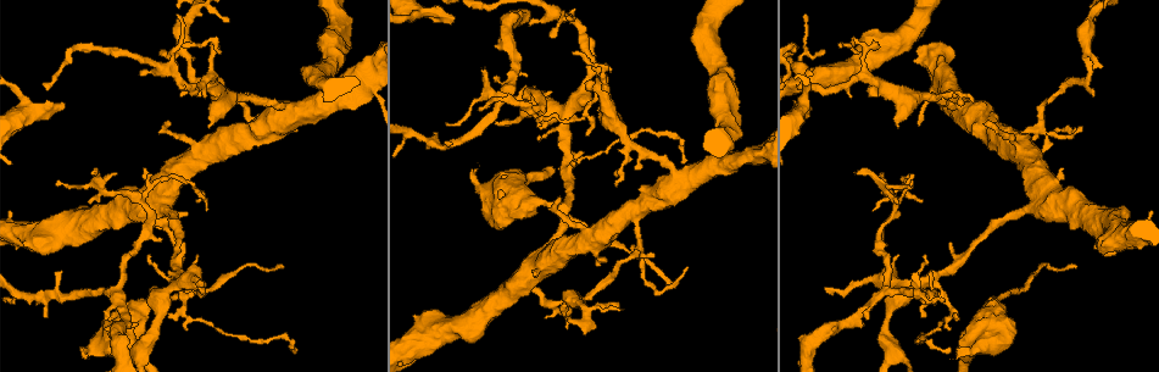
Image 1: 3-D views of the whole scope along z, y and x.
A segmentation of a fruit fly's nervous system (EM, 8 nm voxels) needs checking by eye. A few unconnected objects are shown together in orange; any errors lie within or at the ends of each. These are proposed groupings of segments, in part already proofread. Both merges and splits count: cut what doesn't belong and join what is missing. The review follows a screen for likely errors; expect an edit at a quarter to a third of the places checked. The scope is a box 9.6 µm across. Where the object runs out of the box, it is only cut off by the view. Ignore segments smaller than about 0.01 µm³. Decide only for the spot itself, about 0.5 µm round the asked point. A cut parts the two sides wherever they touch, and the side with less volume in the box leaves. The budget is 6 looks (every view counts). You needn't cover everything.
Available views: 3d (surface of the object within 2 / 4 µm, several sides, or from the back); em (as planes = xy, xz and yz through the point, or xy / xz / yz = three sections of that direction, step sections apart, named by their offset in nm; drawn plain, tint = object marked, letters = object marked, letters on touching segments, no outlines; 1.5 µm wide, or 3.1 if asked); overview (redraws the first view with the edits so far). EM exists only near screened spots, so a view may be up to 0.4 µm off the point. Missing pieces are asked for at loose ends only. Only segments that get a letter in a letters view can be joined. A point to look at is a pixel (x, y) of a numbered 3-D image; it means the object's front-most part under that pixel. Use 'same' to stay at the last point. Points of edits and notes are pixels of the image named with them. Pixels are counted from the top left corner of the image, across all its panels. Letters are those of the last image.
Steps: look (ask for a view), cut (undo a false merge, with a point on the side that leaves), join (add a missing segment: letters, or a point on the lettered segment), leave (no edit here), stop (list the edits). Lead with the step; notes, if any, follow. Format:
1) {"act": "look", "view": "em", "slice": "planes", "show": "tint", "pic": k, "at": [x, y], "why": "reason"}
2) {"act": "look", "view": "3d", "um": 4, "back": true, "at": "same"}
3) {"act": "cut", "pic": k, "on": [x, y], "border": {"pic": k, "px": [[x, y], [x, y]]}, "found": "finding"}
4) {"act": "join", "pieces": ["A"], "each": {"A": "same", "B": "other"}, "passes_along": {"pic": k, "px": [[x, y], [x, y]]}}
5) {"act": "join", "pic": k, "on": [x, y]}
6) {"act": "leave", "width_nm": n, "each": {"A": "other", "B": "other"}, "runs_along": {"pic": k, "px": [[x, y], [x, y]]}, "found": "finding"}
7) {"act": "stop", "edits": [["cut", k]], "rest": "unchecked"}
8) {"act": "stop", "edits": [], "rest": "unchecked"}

{"act": "look", "view": "3d", "um": 2, "pic": 1, "at": [200, 287], "why": "tapers out"}

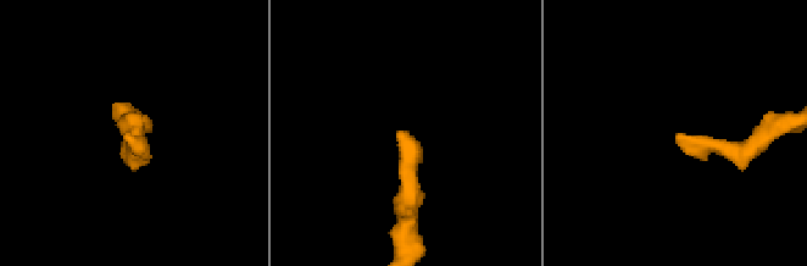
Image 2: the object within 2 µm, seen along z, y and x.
{"act": "look", "view": "em", "slice": "xz", "step": 8, "show": "tint", "pic": 2, "at": [398, 131]}

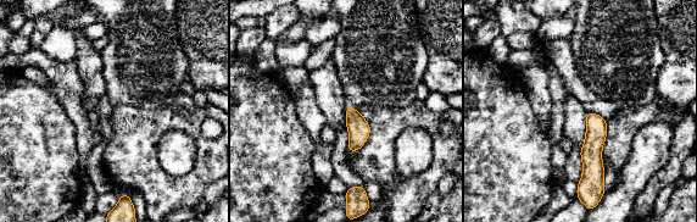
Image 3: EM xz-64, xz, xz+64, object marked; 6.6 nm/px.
{"act": "look", "view": "em", "slice": "planes", "show": "letters", "at": "same", "why": "cut it another way"}

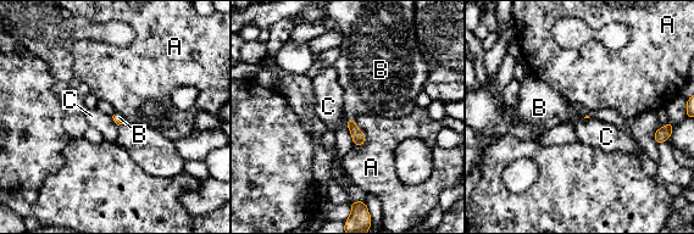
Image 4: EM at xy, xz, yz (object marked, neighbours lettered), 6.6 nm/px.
{"act": "join", "pieces": ["B"], "longest_contact_nm": ["A", 200], "each": {"A": "other", "B": "same", "C": "other"}, "passes_along": {"pic": 4, "px": [[359, 138], [351, 118], [372, 87]]}, "found": "the neuron continues"}

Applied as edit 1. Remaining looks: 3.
{"act": "look", "view": "em", "slice": "planes", "show": "letters", "pic": 1, "at": [65, 105], "why": "free end"}

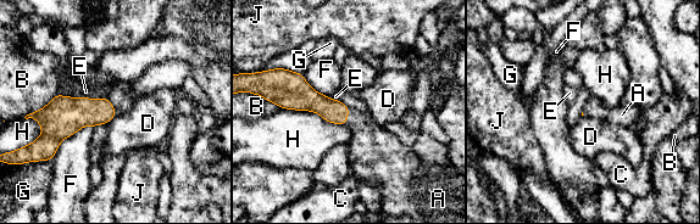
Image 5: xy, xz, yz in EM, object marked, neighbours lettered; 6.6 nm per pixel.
{"act": "join", "pieces": ["A"], "each": {"A": "same", "B": "other", "C": "other", "D": "other", "E": "other", "F": "other", "G": "other", "H": "other", "J": "other"}, "passes_along": {"pic": 5, "px": [[333, 111], [346, 117], [370, 146]]}, "found": "the neuron continues"}

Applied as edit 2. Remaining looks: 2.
{"act": "look", "view": "em", "slice": "planes", "show": "tint", "pic": 1, "at": [85, 356], "why": "an open end"}

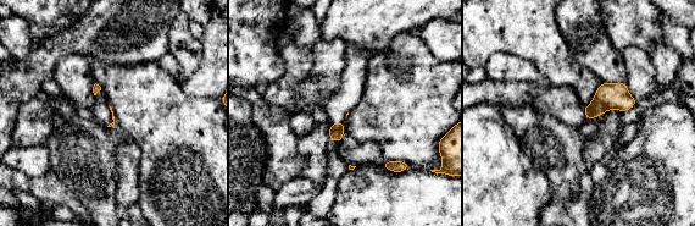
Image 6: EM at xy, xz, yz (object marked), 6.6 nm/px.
{"act": "look", "view": "em", "slice": "planes", "show": "letters", "at": "same"}

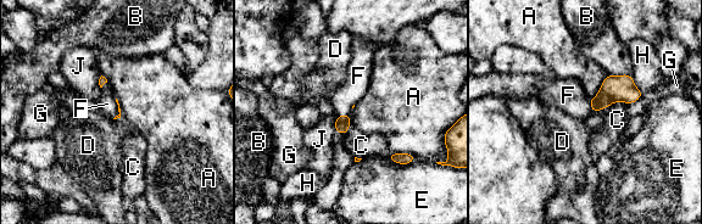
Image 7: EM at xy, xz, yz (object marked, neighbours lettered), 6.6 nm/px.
{"act": "join", "pieces": ["F"], "each": {"A": "other", "B": "other", "C": "other", "D": "other", "E": "other", "F": "same", "G": "other", "H": "other", "J": "other"}, "passes_along": {"pic": 7, "px": [[614, 88], [591, 106], [568, 95]]}, "found": "it goes on there"}

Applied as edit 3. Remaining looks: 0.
{"act": "stop", "edits": [["join", 4], ["join", 5], ["join", 7]], "rest": "unchecked"}

